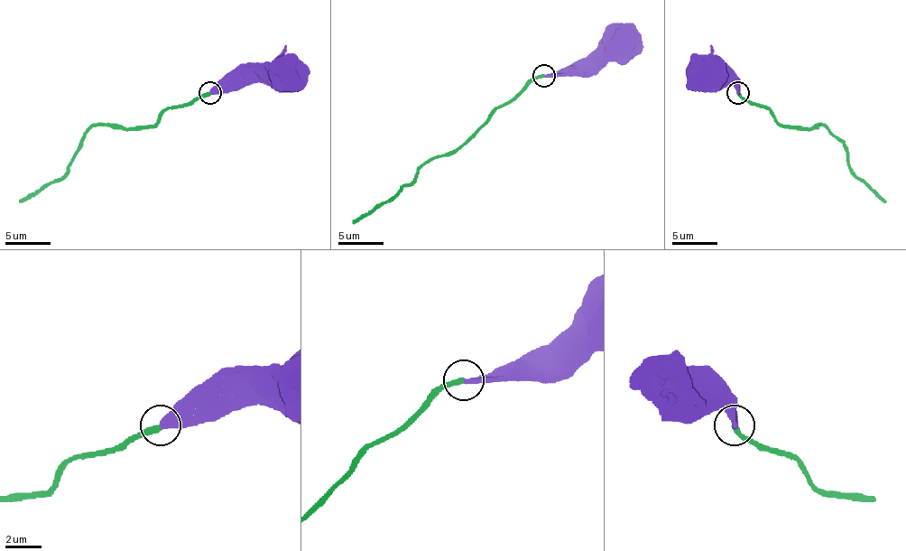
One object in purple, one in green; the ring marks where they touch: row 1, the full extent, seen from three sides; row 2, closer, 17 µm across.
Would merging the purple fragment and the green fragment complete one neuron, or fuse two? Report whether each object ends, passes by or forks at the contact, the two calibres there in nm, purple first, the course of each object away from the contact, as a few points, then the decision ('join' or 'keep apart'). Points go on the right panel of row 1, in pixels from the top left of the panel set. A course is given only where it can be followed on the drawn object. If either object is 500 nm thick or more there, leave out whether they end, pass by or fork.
purple ends | green ends | 400/300 nm | purple via (738, 93), (738, 81), (729, 77), (707, 79) | green via (738, 93), (765, 107), (781, 125), (808, 129), (822, 125), (843, 144), (852, 170), (885, 201) | join

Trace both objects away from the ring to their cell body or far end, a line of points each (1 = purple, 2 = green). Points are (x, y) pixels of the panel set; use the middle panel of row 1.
1: (544, 76), (585, 76), (618, 44)
2: (544, 76), (532, 78), (460, 146), (429, 160), (413, 180), (392, 198), (374, 205), (352, 223)

